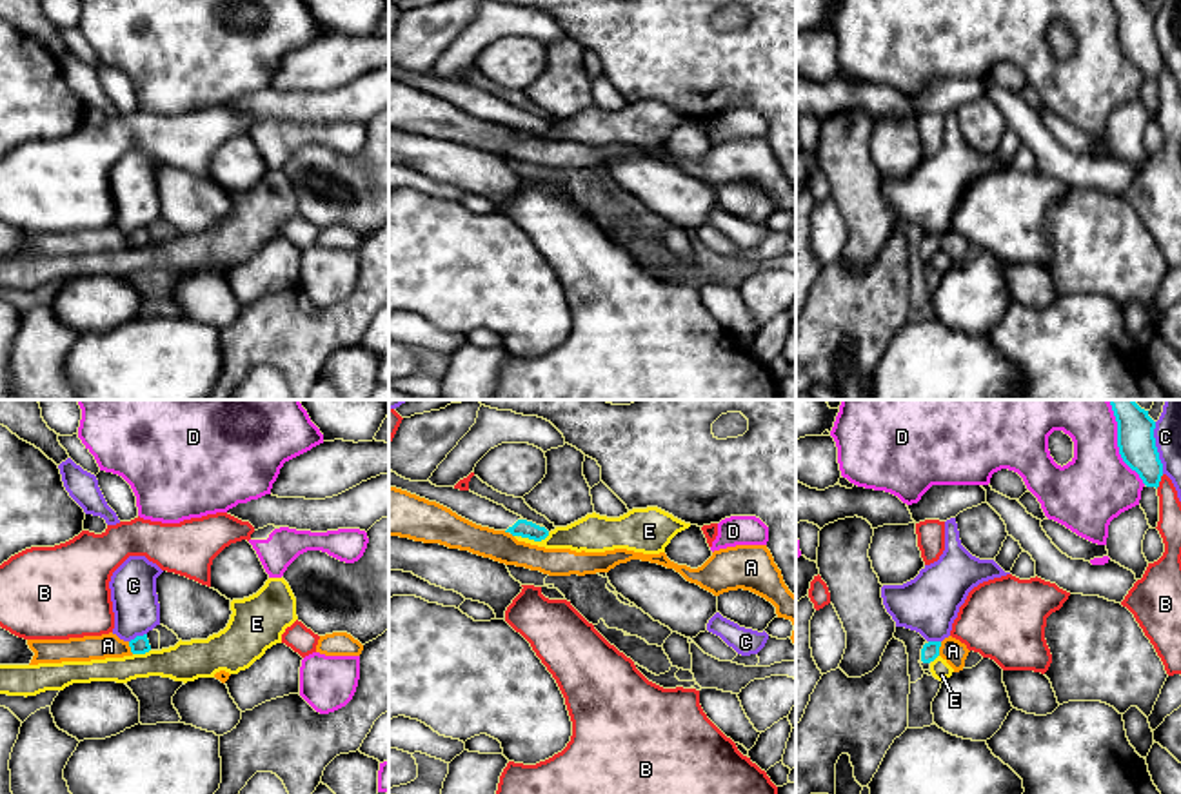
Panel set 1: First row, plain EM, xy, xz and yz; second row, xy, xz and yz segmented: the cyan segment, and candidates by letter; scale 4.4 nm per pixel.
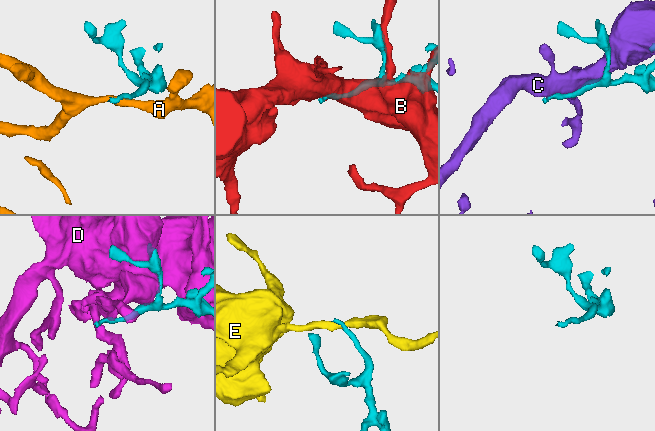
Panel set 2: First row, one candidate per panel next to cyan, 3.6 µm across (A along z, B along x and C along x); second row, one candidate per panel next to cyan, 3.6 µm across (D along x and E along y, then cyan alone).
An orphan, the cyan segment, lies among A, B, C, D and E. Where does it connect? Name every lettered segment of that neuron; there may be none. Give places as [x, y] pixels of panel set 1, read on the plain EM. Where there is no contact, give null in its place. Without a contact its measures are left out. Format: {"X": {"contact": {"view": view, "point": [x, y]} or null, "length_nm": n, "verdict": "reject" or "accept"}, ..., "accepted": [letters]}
{"A": {"contact": {"view": "yz", "point": [938, 242]}, "length_nm": 70, "verdict": "reject"}, "B": {"contact": {"view": "yz", "point": [1160, 73]}, "length_nm": 70, "verdict": "reject"}, "C": {"contact": {"view": "yz", "point": [1156, 40]}, "length_nm": 240, "verdict": "reject"}, "D": {"contact": {"view": "yz", "point": [1118, 39]}, "length_nm": 380, "verdict": "reject"}, "E": {"contact": {"view": "xz", "point": [535, 133]}, "length_nm": 140, "verdict": "reject"}, "accepted": []}

